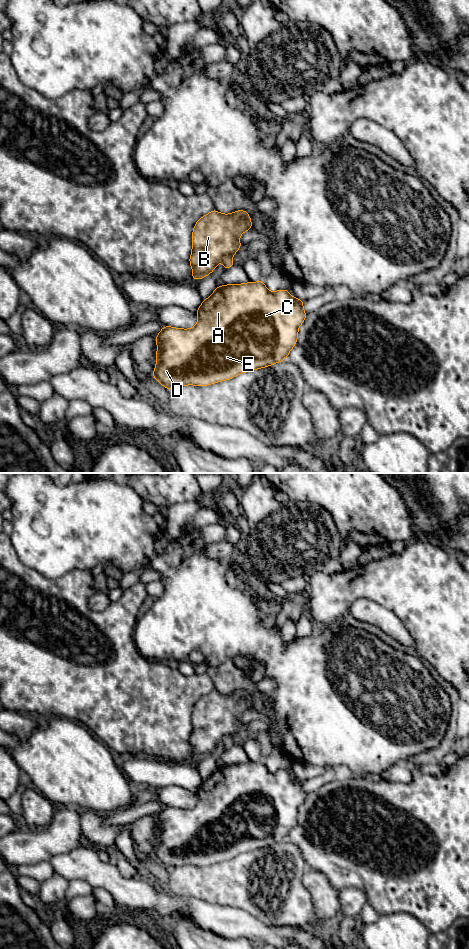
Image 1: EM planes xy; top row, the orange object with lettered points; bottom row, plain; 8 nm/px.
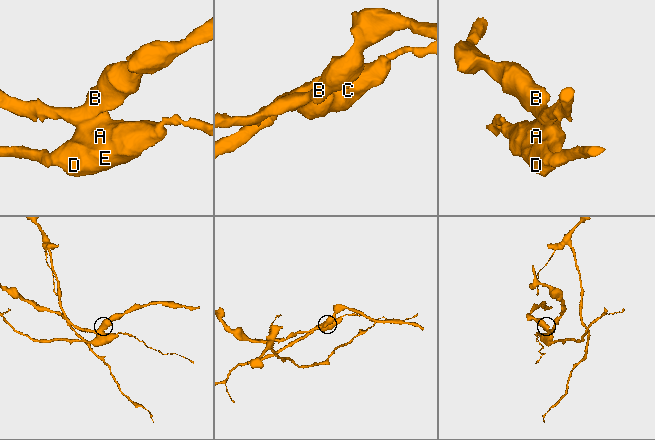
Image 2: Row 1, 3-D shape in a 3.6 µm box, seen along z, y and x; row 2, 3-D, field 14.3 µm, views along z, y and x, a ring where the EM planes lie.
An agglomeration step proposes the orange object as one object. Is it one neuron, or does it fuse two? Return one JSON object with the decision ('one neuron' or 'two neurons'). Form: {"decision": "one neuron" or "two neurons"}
{"decision": "two neurons"}

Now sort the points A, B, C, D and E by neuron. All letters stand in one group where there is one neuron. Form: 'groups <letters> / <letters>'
groups A C D E / B

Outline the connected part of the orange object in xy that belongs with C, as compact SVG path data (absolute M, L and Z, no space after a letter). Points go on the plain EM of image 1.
M263 760L259 762L248 762L244 764L229 764L224 766L218 766L216 770L205 781L202 782L202 784L196 791L198 796L198 802L193 808L181 809L164 806L159 814L156 816L157 842L155 849L153 850L153 857L168 870L185 865L206 866L220 861L230 860L244 852L250 852L281 842L288 837L290 830L296 825L298 818L298 809L307 796L307 794L303 790L304 782L305 781L299 780L296 776L292 778L288 770L278 770L275 772L270 772L266 768Z

